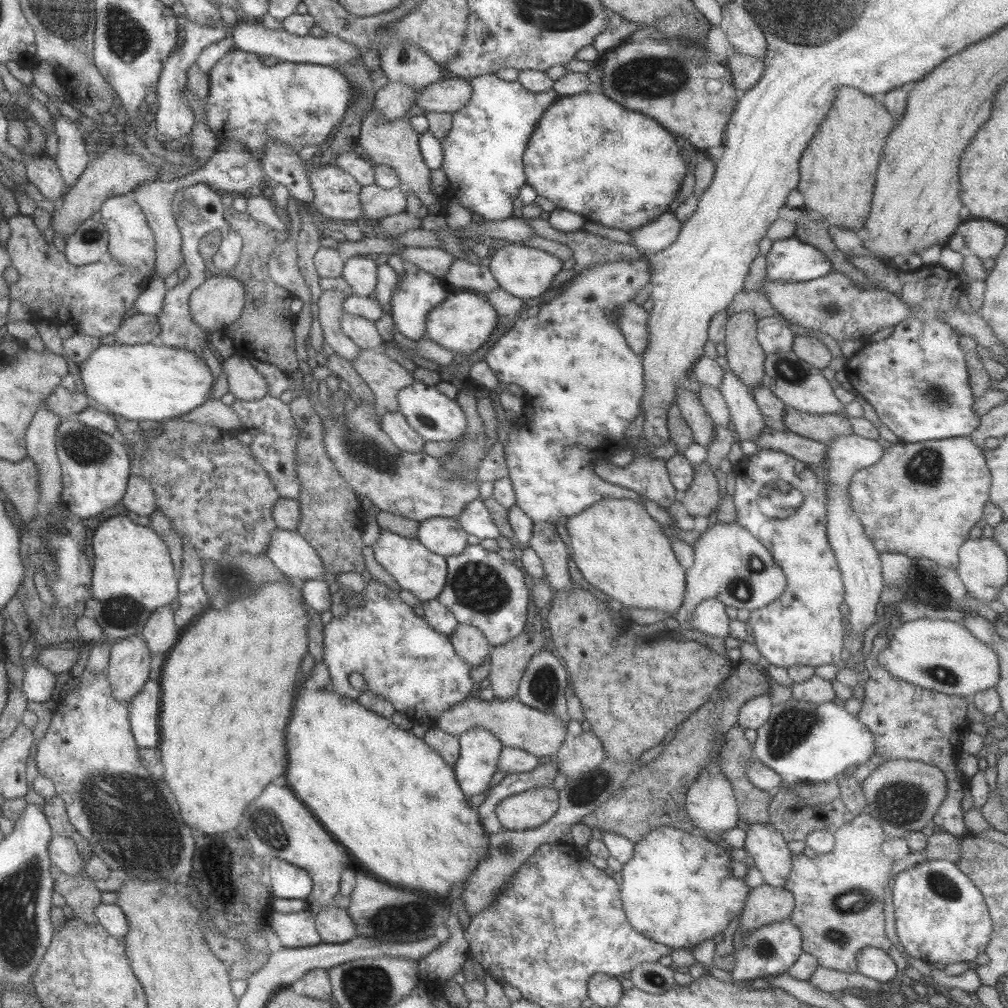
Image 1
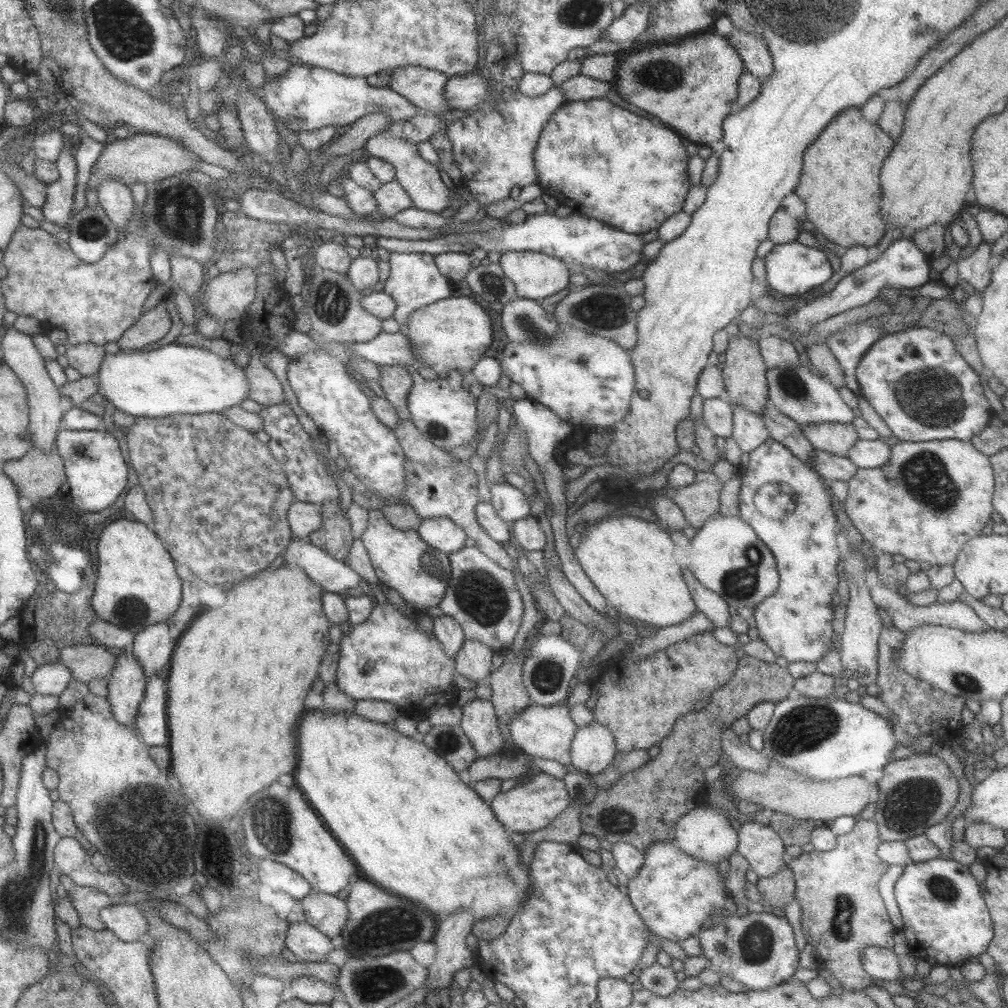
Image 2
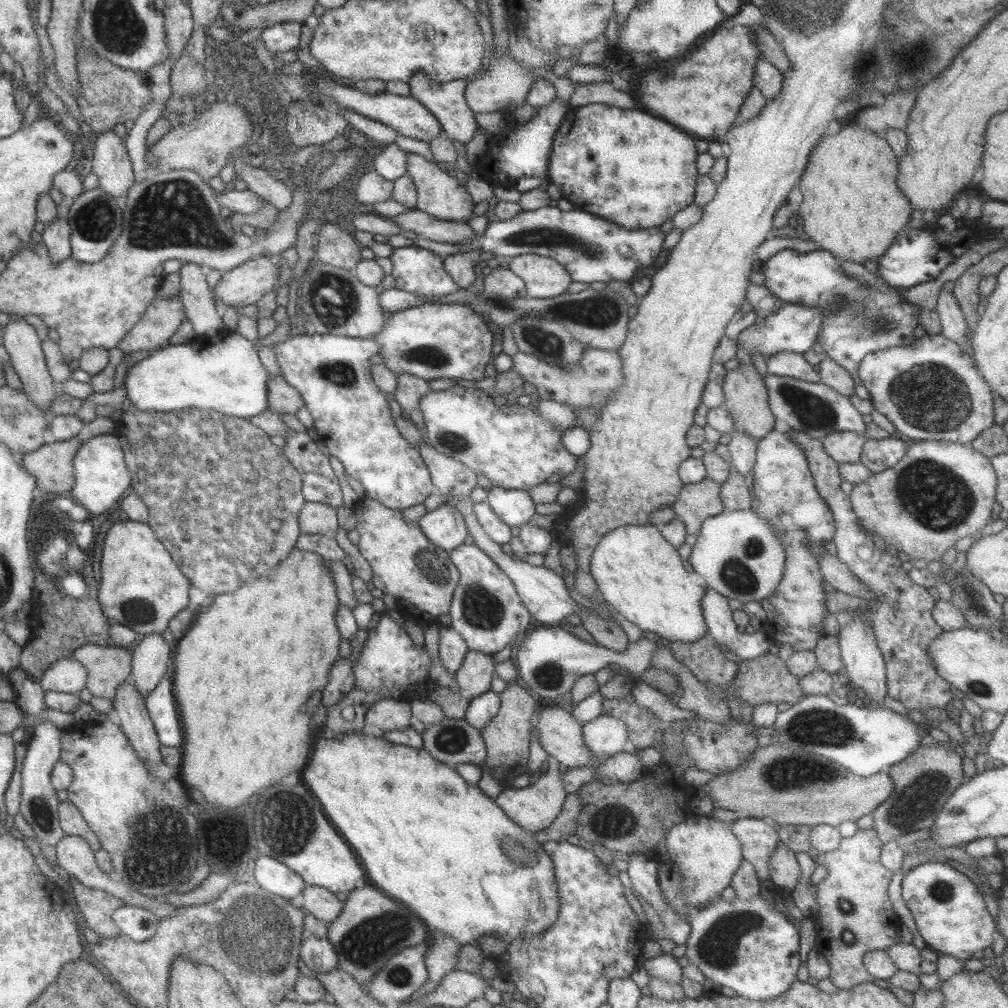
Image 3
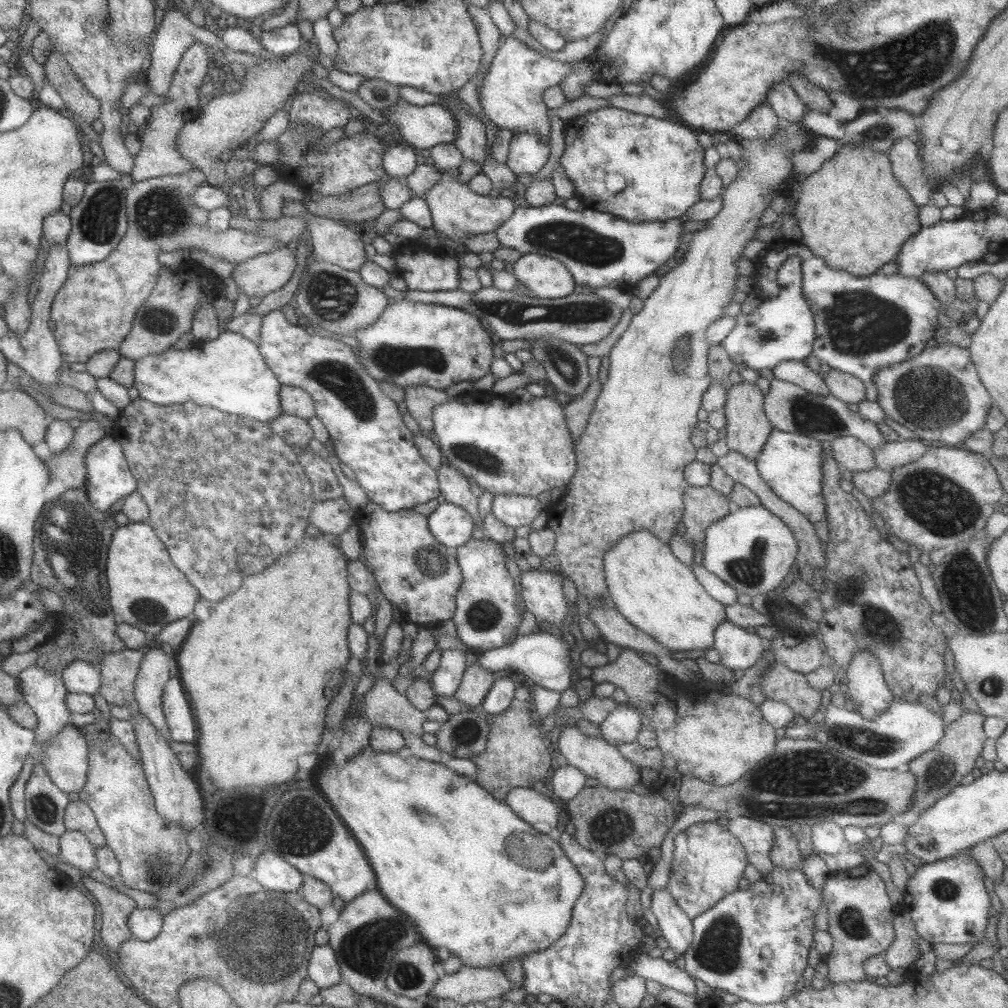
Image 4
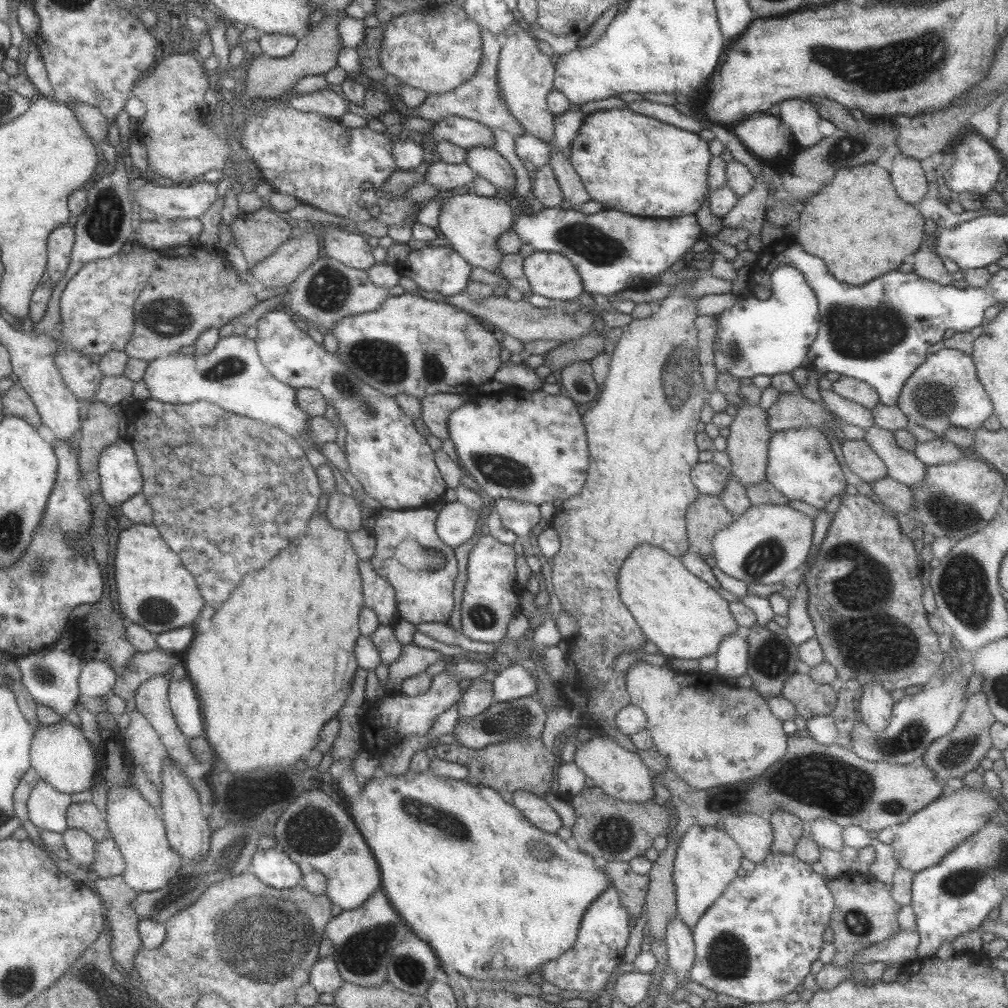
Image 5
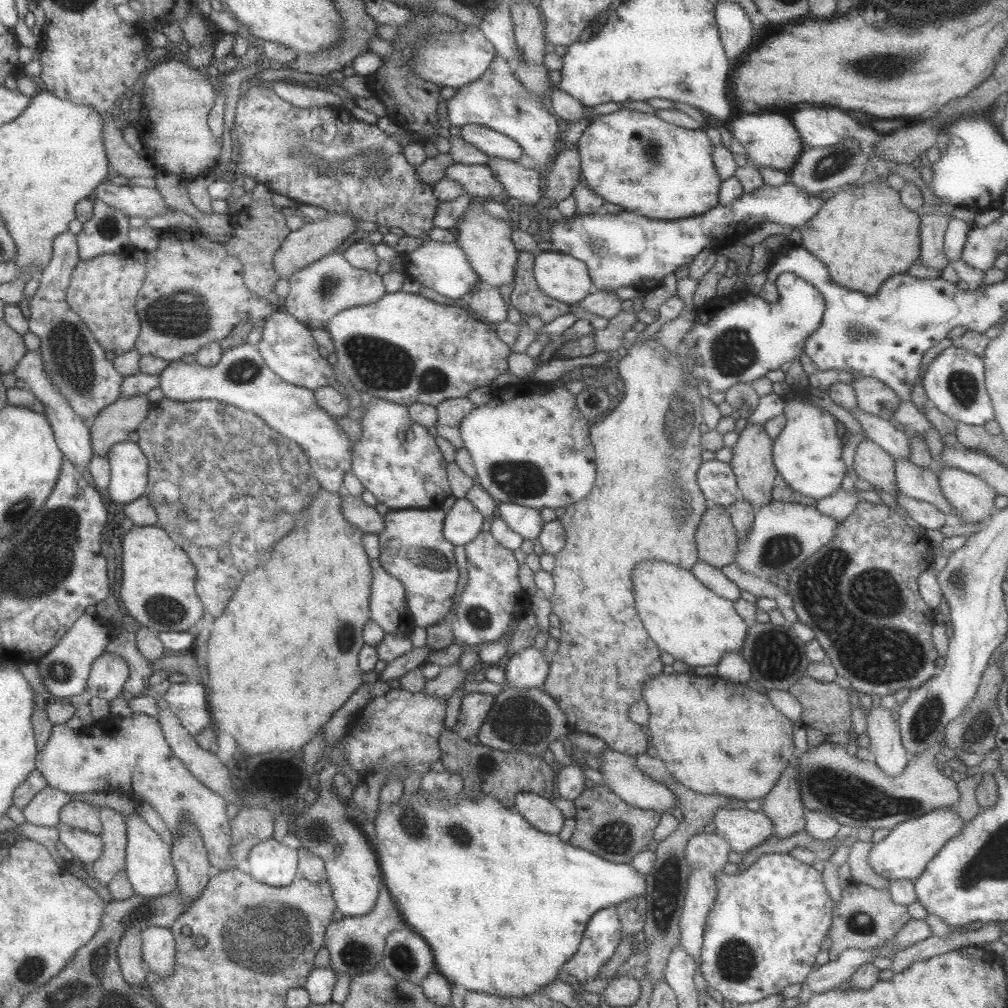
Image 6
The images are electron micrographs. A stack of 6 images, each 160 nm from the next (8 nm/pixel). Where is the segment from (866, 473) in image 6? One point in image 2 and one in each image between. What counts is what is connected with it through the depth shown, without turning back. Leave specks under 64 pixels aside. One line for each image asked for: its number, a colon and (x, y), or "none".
2: (836, 437)
3: (843, 446)
4: (852, 454)
5: (859, 456)

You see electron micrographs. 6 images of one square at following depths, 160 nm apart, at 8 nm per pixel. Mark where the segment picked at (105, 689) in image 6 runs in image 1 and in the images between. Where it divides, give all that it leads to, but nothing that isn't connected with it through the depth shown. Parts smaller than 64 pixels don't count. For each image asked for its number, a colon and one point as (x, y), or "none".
1: (38, 685)
2: (50, 679)
3: (68, 675)
4: (79, 677)
5: (97, 678)

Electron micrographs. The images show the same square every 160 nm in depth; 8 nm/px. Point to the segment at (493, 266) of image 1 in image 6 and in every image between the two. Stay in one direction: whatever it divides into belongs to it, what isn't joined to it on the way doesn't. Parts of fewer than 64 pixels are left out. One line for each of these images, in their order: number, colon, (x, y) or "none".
2: (536, 275)
3: (544, 277)
4: (547, 278)
5: (551, 275)
6: (560, 276)

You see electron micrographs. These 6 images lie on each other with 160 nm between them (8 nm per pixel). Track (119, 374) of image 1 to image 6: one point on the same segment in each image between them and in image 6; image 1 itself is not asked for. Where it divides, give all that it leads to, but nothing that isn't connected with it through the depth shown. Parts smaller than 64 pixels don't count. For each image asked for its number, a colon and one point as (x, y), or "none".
2: (173, 379)
3: (228, 377)
4: (230, 373)
5: (232, 375)
6: (241, 377)

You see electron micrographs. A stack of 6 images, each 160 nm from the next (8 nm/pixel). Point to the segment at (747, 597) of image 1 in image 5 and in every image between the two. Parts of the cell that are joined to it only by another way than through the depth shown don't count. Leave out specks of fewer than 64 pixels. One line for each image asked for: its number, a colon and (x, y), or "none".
2: (726, 556)
3: (737, 554)
4: (751, 549)
5: (763, 545)

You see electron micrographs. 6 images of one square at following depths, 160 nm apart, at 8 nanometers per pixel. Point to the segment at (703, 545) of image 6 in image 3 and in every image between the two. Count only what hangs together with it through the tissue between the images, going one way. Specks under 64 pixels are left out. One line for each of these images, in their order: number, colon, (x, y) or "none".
3: (696, 502)
4: (704, 505)
5: (707, 514)

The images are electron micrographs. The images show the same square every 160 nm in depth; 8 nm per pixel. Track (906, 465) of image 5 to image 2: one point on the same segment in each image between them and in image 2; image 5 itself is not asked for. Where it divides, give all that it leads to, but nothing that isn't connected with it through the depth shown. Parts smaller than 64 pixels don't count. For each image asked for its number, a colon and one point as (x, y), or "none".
2: (796, 390)
3: (812, 407)
4: (789, 408)

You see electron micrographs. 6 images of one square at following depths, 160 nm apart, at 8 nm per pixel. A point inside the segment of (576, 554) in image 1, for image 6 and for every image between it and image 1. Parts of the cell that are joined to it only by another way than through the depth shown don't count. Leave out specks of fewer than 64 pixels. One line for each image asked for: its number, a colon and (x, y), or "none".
2: (633, 562)
3: (637, 571)
4: (656, 592)
5: (686, 618)
6: (688, 621)

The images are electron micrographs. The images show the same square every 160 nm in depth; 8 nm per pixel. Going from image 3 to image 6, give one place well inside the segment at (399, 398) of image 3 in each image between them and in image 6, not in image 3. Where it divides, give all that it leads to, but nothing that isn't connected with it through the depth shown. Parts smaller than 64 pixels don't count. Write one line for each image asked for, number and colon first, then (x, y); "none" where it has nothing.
4: (420, 400)
5: (435, 410)
6: (450, 413)

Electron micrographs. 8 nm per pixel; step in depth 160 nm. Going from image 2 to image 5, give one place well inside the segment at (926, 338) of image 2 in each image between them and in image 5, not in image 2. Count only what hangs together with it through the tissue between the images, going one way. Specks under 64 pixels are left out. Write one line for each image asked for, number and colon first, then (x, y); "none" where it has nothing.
3: (930, 389)
4: (938, 394)
5: (944, 391)

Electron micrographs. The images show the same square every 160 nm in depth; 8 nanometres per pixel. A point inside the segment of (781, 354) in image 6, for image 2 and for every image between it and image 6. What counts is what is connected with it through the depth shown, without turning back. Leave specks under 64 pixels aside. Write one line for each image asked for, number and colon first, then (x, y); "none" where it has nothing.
2: (902, 265)
3: (794, 327)
4: (783, 328)
5: (755, 337)

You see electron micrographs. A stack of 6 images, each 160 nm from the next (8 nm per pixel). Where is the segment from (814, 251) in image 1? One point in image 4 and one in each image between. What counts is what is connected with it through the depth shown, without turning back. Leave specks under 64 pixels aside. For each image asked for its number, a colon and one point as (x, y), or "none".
2: (792, 268)
3: (872, 321)
4: (862, 323)

